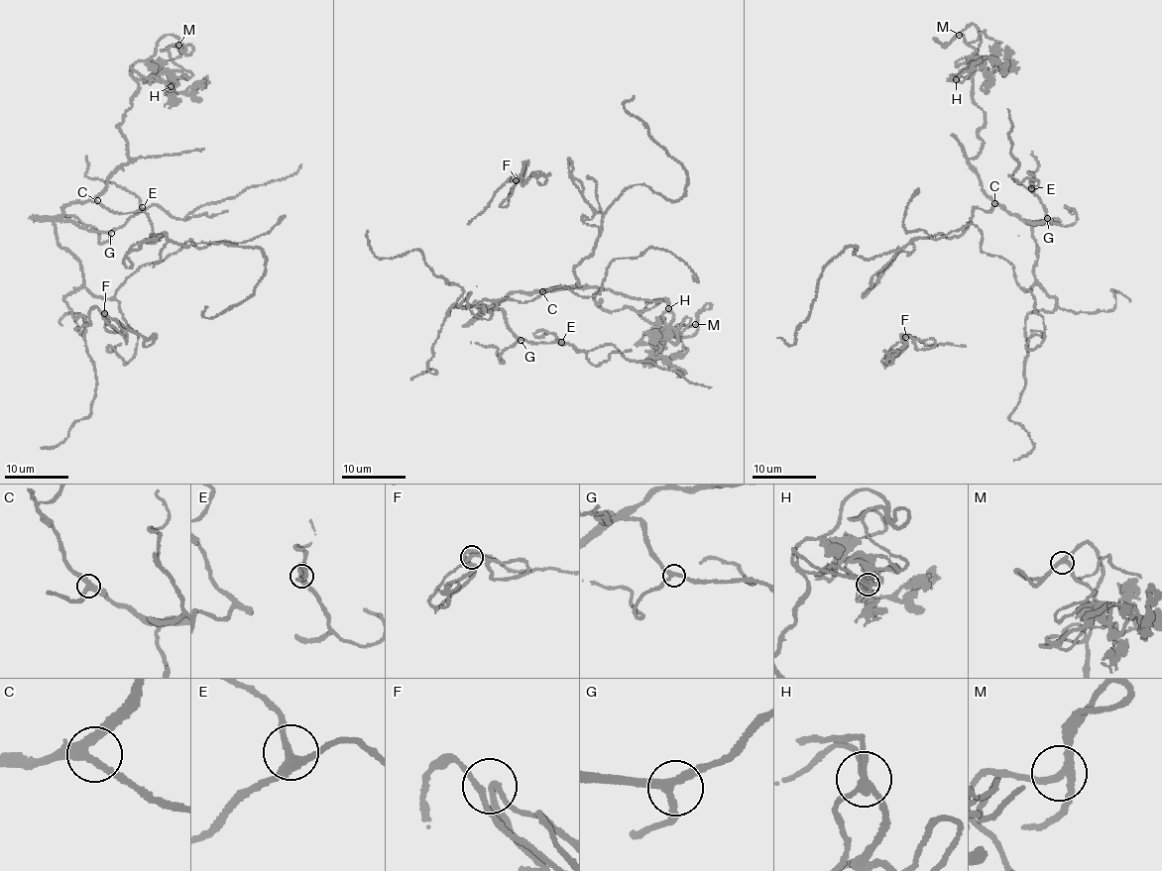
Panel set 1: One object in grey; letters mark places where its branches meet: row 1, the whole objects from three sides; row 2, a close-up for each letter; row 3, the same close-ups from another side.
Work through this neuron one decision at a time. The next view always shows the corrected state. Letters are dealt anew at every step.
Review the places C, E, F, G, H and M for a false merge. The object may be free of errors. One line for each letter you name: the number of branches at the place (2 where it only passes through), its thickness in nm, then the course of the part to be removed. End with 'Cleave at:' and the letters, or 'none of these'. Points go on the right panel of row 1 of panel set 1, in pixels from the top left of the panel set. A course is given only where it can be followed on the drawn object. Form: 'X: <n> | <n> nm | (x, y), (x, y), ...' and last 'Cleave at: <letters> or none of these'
Cleave at: none of these

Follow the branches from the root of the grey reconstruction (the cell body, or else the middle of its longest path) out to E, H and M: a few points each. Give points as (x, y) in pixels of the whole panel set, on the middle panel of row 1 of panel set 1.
E: (538, 290), (512, 293), (496, 308), (503, 312), (506, 325), (519, 337), (533, 343), (561, 342)
H: (538, 290), (596, 287), (594, 301), (602, 301), (607, 310), (626, 307), (639, 314), (664, 299), (668, 308)
M: (538, 290), (596, 287), (594, 301), (602, 301), (605, 309), (632, 308), (668, 335), (692, 337), (695, 324)

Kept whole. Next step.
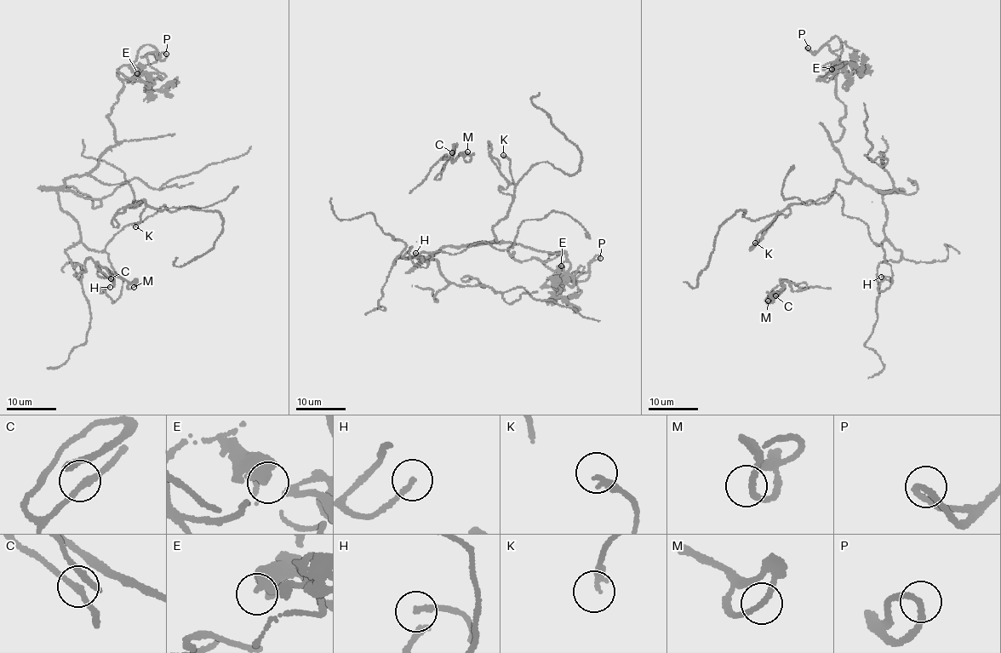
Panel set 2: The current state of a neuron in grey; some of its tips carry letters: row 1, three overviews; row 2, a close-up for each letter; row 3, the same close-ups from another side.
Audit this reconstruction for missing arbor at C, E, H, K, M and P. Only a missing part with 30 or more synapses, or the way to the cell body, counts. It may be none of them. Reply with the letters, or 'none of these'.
none of these

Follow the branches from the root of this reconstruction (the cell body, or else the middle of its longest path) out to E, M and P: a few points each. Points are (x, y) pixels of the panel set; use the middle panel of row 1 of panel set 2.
E: (465, 244), (510, 243), (508, 253), (518, 260), (533, 258), (554, 271), (561, 266)
M: (465, 244), (496, 241), (494, 226), (511, 201), (500, 188), (507, 180), (490, 145), (452, 160), (467, 151)
P: (465, 244), (510, 243), (508, 253), (517, 260), (537, 259), (580, 282), (587, 279), (592, 260), (600, 258)

